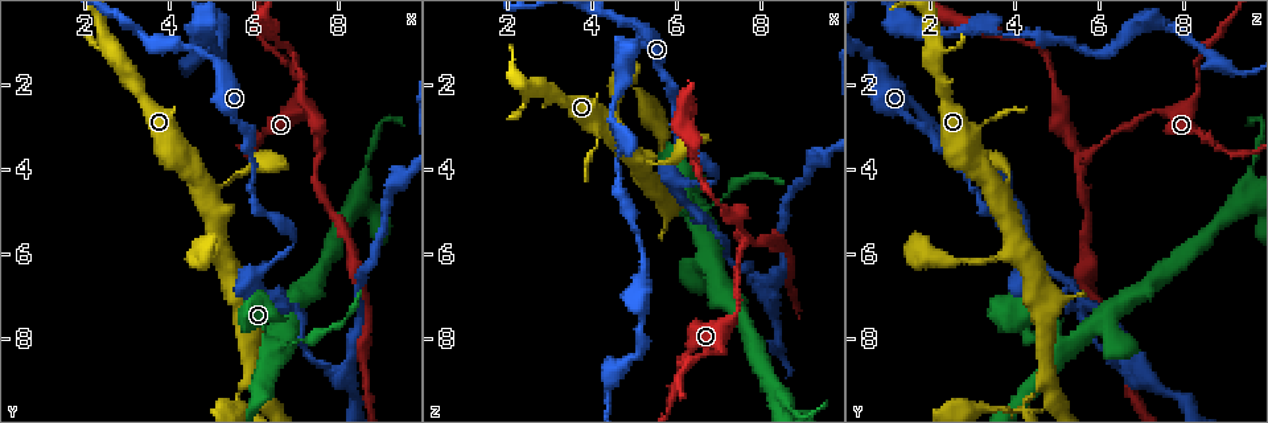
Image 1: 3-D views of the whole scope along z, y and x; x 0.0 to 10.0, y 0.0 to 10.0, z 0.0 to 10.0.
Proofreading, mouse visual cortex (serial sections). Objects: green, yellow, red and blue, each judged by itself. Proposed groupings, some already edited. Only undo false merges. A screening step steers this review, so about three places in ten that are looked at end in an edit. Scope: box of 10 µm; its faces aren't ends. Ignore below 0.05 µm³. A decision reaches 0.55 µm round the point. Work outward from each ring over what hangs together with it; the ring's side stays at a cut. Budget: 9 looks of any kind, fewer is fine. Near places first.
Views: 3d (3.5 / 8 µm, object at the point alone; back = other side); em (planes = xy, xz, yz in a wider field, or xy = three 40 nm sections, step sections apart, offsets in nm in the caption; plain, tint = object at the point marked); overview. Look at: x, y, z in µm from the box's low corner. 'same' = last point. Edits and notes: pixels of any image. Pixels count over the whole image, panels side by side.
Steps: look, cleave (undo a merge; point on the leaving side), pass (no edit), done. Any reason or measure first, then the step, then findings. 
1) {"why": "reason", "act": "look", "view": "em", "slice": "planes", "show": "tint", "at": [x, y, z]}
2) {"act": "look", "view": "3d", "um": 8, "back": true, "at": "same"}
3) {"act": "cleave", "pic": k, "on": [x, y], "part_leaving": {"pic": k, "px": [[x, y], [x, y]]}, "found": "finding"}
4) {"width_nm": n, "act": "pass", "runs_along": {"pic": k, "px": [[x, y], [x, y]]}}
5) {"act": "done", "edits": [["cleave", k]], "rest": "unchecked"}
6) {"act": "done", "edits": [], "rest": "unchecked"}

{"why": "a fork", "act": "look", "view": "3d", "um": 3.5, "at": [7.55, 3.65, 5.75]}

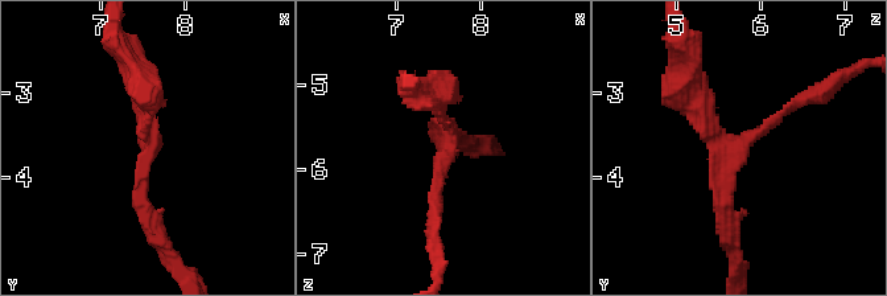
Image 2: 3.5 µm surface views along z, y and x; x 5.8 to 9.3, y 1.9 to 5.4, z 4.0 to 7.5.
{"arms": 3, "arm_widths_nm": [150, 200, 200], "act": "look", "view": "em", "slice": "xy", "step": 5, "show": "tint", "at": [7.60, 3.65, 5.75]}

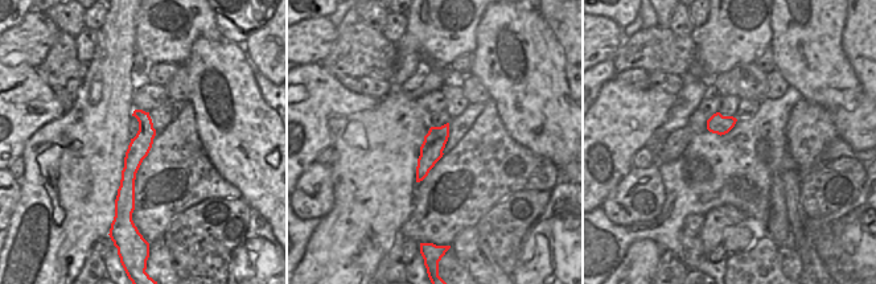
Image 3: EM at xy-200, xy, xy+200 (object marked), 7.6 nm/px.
{"why": "another direction", "act": "look", "view": "em", "slice": "xy", "step": 2, "show": "tint", "at": "same"}

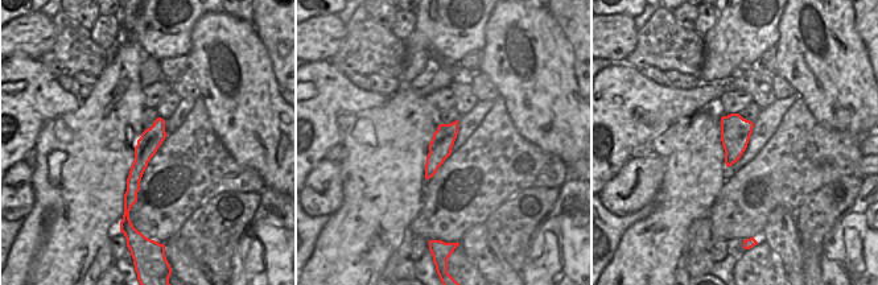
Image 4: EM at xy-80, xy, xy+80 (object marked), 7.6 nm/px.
{"act": "pass", "found": "continuous, no second cell"}

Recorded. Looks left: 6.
{"why": "abrupt turn", "act": "look", "view": "3d", "um": 3.5, "at": [7.00, 5.70, 4.10]}

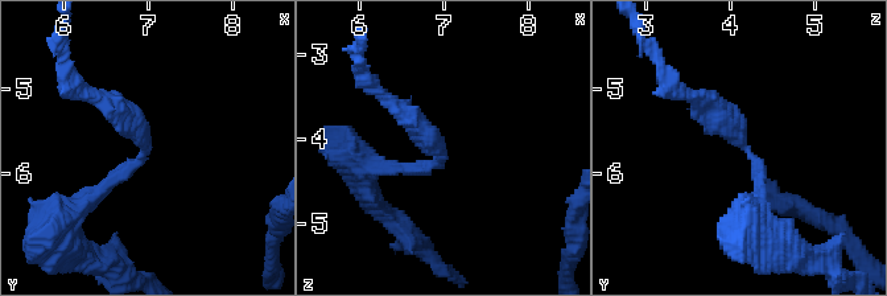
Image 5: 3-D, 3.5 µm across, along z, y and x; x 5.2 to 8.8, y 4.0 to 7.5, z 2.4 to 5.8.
{"arm_widths_nm": [150, 200], "why": "shape alone is not enough", "act": "look", "view": "em", "slice": "xy", "step": 2, "show": "tint", "at": [7.00, 5.70, 4.20]}

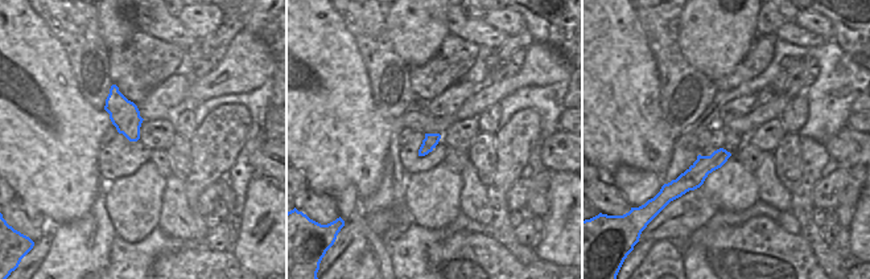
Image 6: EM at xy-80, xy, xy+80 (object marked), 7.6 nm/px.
{"act": "pass", "runs_along": {"pic": 5, "px": [[694, 98], [753, 155], [759, 204]]}, "found": "all the same cell"}

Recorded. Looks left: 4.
{"why": "thin neck", "act": "look", "view": "3d", "um": 8, "at": [7.15, 8.00, 4.70]}

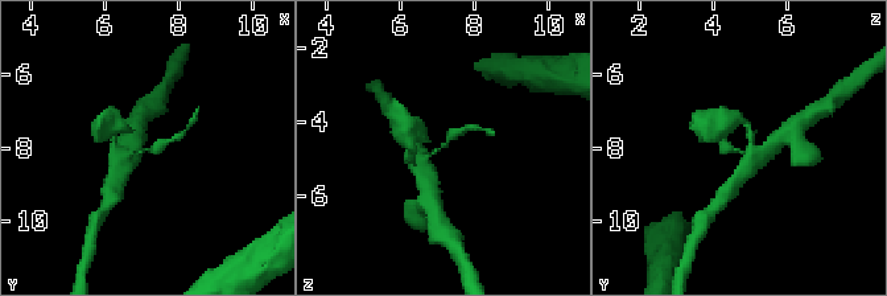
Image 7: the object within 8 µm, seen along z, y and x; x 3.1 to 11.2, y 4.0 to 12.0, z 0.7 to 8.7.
{"act": "look", "view": "3d", "um": 3.5, "at": "same"}

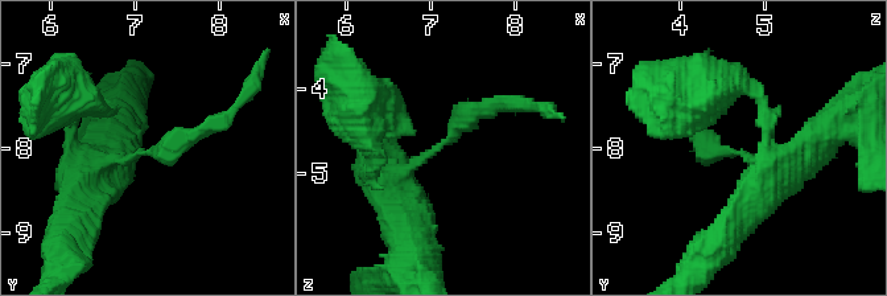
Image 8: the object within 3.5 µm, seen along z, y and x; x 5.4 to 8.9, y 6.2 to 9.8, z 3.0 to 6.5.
{"act": "look", "view": "em", "slice": "planes", "show": "tint", "at": [7.15, 8.05, 4.65]}

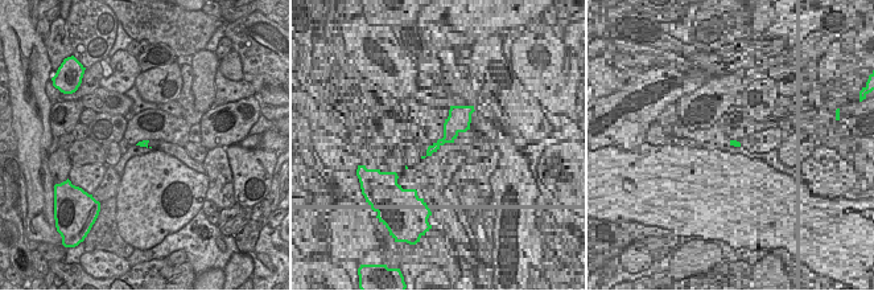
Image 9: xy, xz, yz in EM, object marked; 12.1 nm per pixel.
{"act": "cleave", "pic": 8, "on": [164, 151], "part_leaving": {"pic": 8, "px": [[145, 151], [218, 123], [247, 94]]}, "found": "two cells meet here"}

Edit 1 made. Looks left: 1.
{"why": "sudden change in width", "act": "look", "view": "3d", "um": 3.5, "at": [7.10, 2.10, 8.30]}

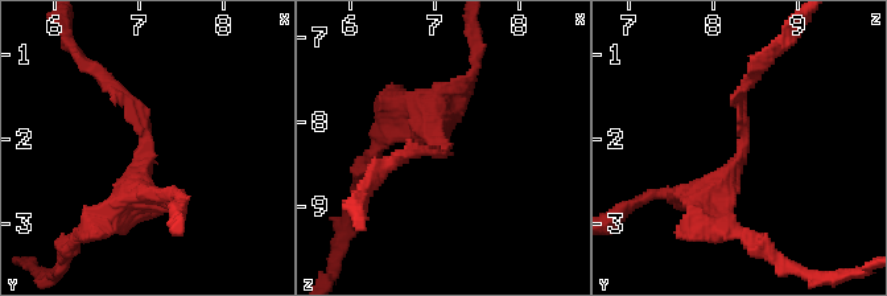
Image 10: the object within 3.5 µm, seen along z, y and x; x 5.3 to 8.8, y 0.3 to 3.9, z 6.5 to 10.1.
{"act": "pass", "runs_along": {"pic": 10, "px": [[708, 220], [746, 143], [749, 82]]}, "found": "one cell here"}

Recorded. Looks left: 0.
{"act": "done", "edits": [["cleave", 8]], "rest": "unchecked"}

